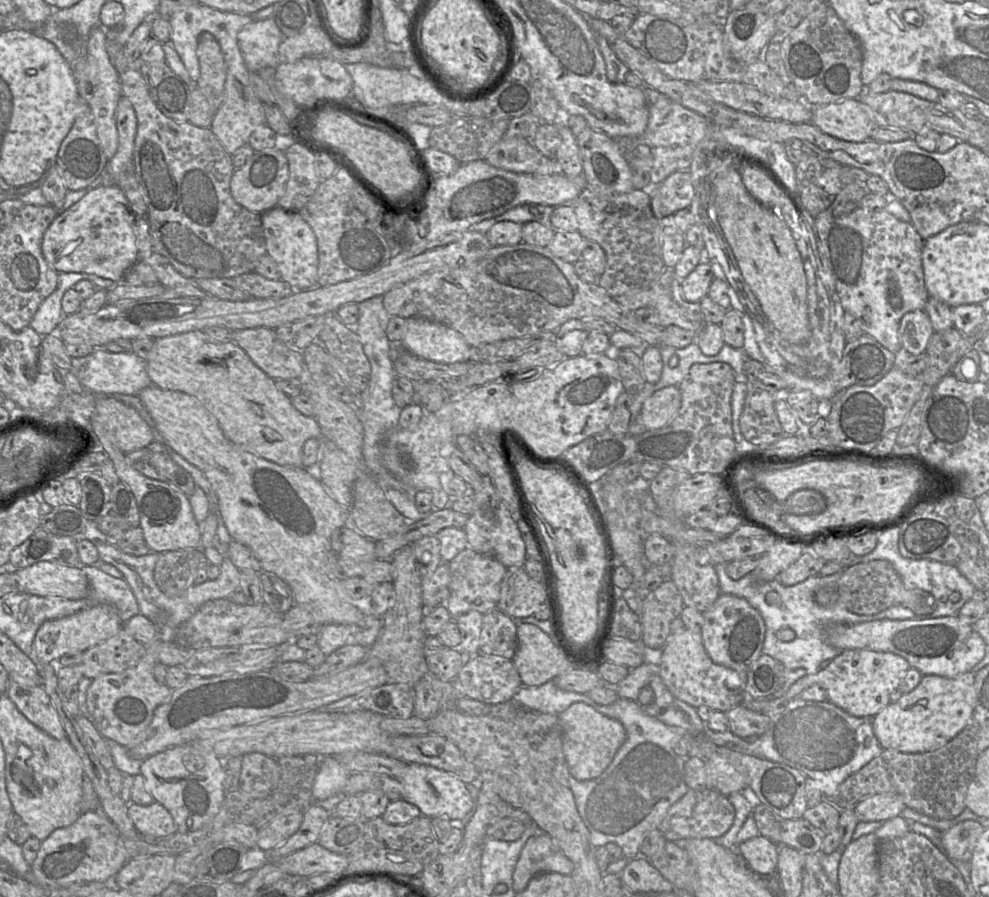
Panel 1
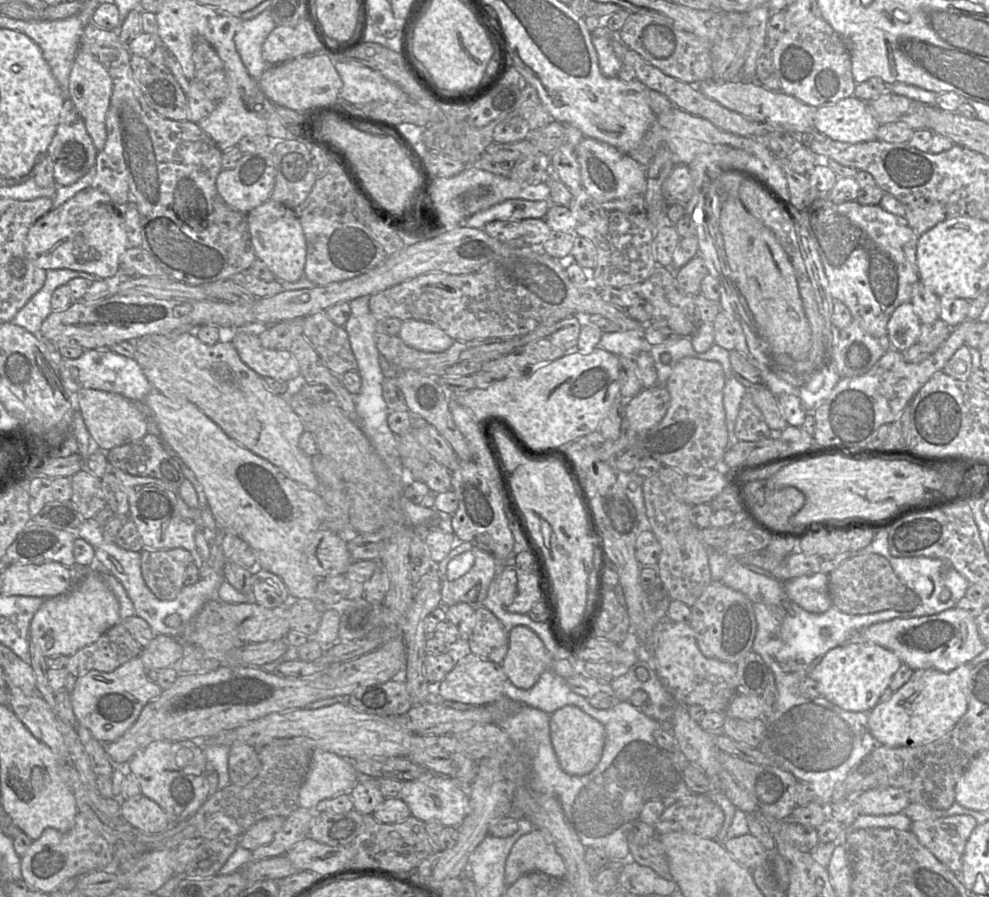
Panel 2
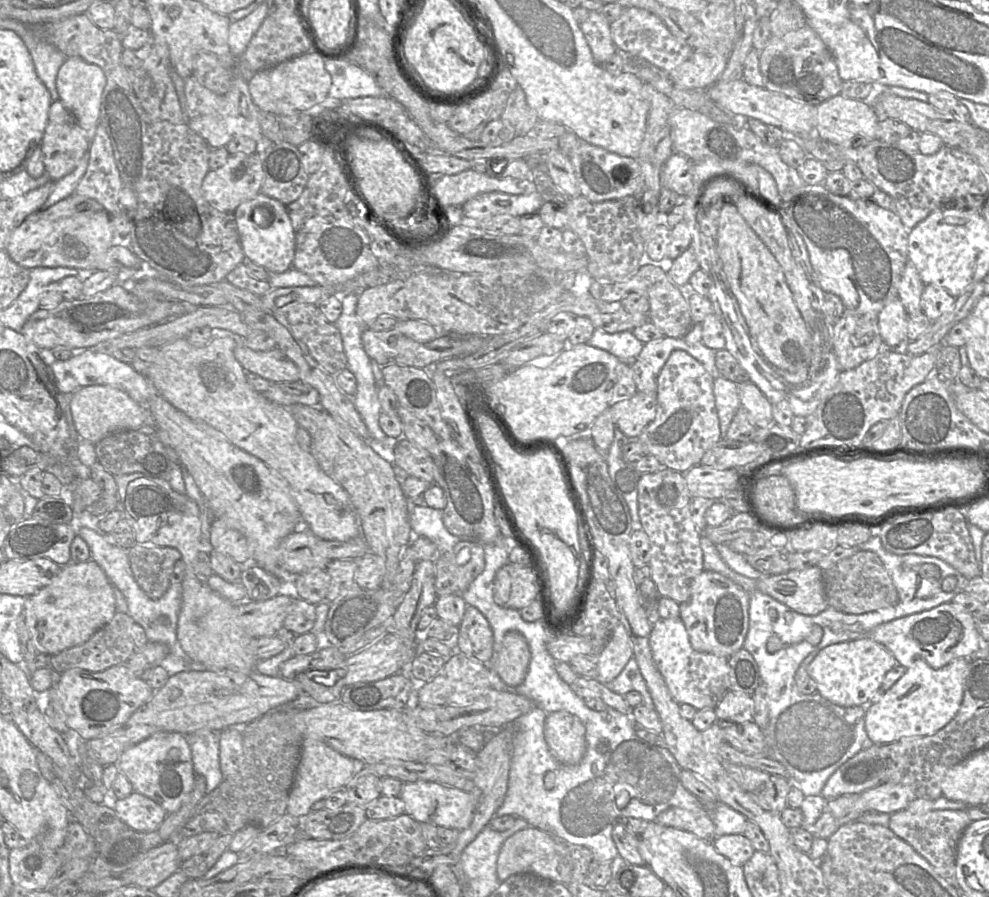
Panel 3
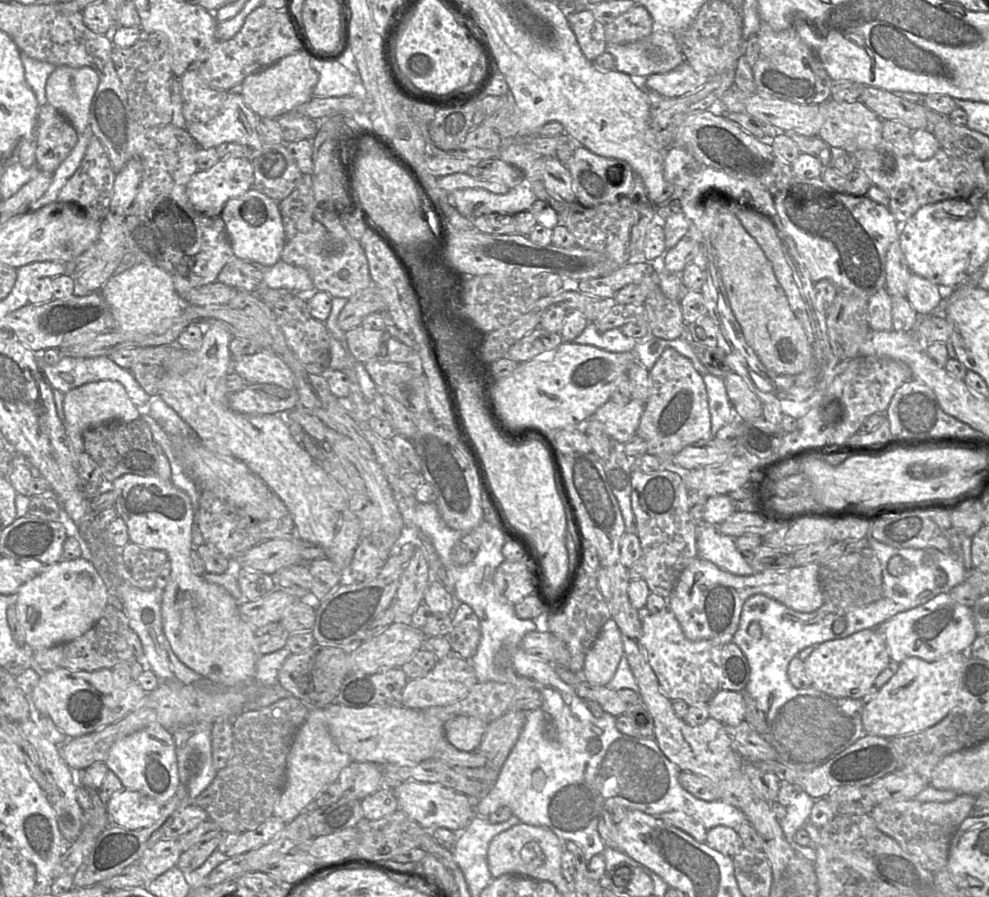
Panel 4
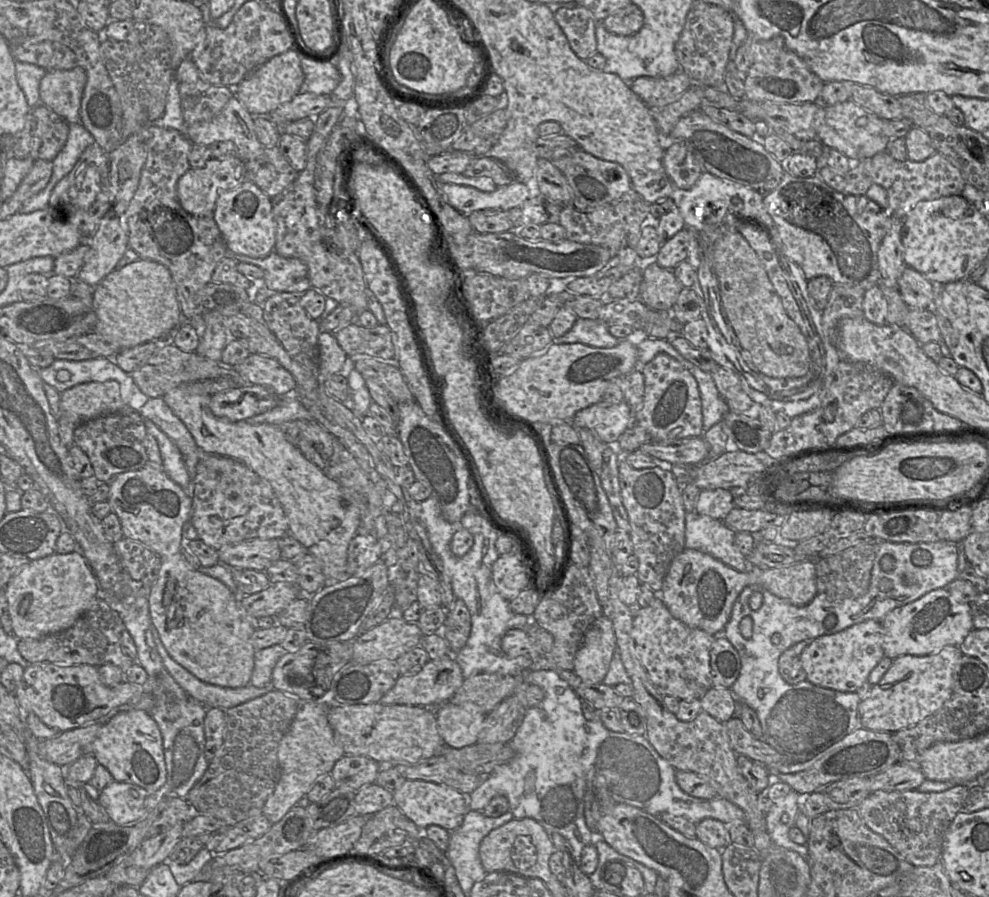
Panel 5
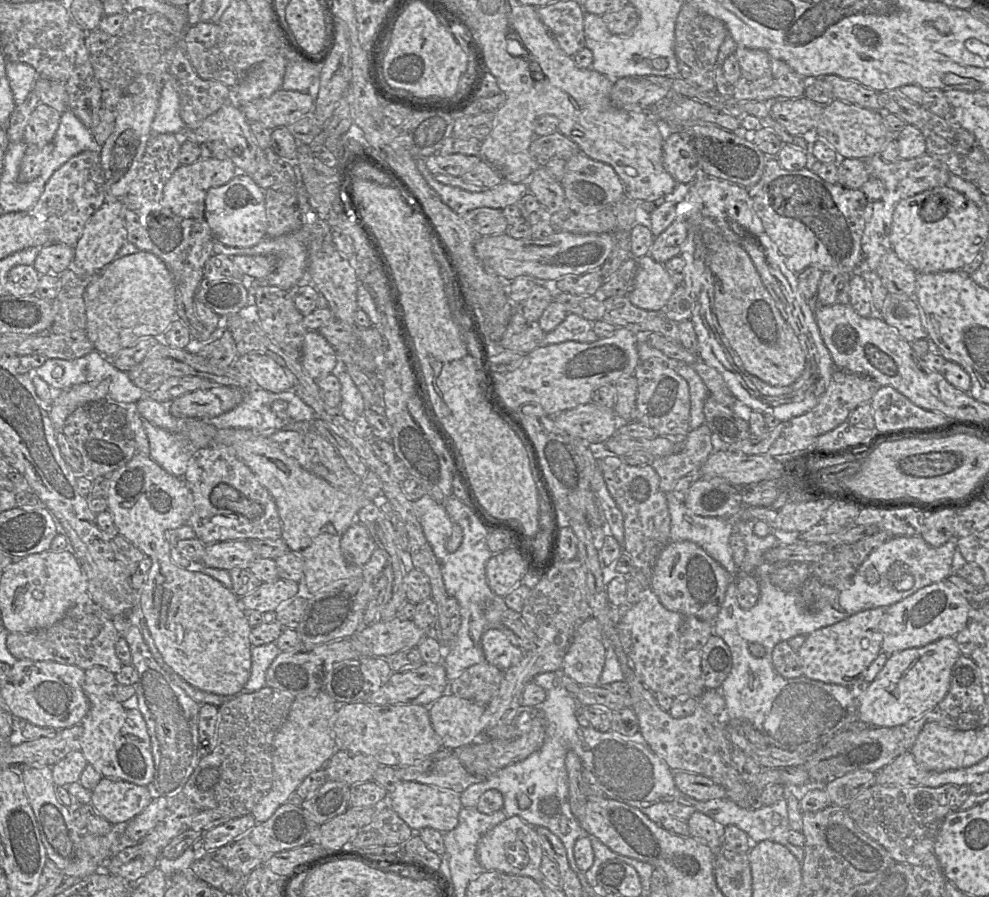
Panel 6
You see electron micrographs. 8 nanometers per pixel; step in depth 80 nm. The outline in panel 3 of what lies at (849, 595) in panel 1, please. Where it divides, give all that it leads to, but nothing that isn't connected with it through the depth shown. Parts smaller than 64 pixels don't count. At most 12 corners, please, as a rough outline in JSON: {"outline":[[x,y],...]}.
{"outline":[[859,551],[822,572],[828,605],[847,614],[895,606],[879,556]]}

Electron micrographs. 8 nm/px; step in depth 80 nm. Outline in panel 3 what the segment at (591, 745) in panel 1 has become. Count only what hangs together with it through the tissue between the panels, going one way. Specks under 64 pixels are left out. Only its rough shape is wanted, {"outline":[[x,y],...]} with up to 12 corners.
{"outline":[[549,713],[544,736],[553,756],[575,765],[586,751],[575,715]]}

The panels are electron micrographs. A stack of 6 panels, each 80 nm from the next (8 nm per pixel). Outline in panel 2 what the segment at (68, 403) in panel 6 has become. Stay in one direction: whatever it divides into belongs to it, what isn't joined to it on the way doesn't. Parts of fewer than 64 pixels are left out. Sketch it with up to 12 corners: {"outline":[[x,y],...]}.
{"outline":[[81,389],[79,411],[100,448],[84,461],[101,479],[105,453],[143,438],[147,426],[133,401]]}

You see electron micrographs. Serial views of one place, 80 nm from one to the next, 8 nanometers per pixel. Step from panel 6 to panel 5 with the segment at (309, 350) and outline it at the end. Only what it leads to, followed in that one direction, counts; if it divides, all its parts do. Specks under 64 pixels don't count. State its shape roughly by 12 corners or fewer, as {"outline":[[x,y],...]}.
{"outline":[[334,333],[318,336],[318,374],[344,368],[348,355]]}

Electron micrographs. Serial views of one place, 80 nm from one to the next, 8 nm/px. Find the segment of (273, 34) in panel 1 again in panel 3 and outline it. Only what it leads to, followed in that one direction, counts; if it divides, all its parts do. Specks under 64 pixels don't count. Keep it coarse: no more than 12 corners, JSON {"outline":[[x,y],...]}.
{"outline":[[261,3],[246,17],[231,21],[228,44],[236,58],[268,15]]}

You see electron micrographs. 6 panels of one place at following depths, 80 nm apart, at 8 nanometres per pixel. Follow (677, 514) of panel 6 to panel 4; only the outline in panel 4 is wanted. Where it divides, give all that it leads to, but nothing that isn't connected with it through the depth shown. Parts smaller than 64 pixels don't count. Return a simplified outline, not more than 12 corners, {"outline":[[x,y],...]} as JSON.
{"outline":[[696,526],[698,556],[738,576],[755,573],[734,538]]}

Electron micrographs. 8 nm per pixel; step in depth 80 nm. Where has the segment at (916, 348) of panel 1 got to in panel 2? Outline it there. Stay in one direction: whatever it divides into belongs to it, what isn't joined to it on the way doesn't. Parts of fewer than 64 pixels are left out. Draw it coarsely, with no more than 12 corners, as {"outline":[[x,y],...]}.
{"outline":[[910,302],[887,324],[890,347],[904,351],[917,343],[921,325]]}

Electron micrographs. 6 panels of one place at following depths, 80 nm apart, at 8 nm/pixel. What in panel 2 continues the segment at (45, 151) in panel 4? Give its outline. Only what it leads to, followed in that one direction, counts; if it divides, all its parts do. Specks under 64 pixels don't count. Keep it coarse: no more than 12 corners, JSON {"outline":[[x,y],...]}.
{"outline":[[66,98],[46,155],[57,186],[90,172],[98,150]]}

